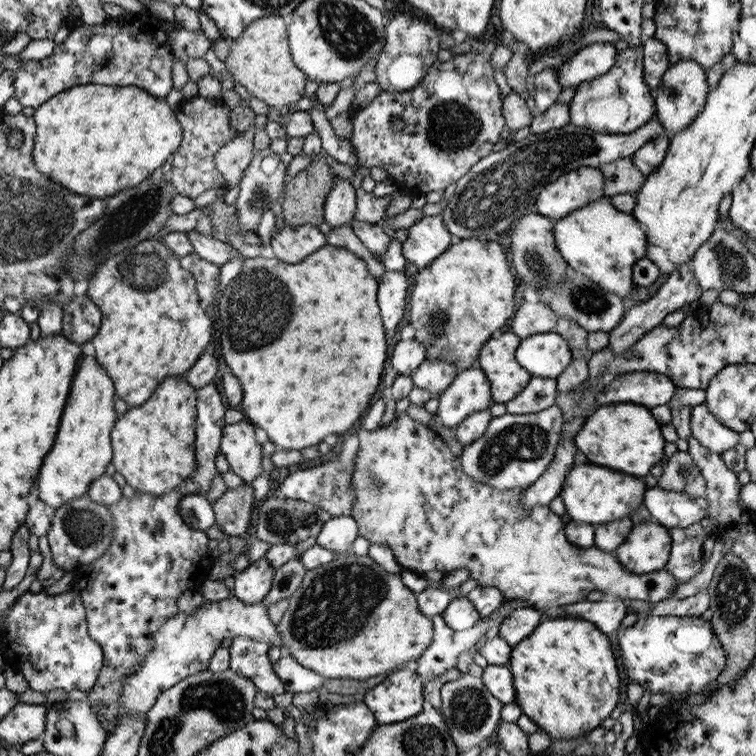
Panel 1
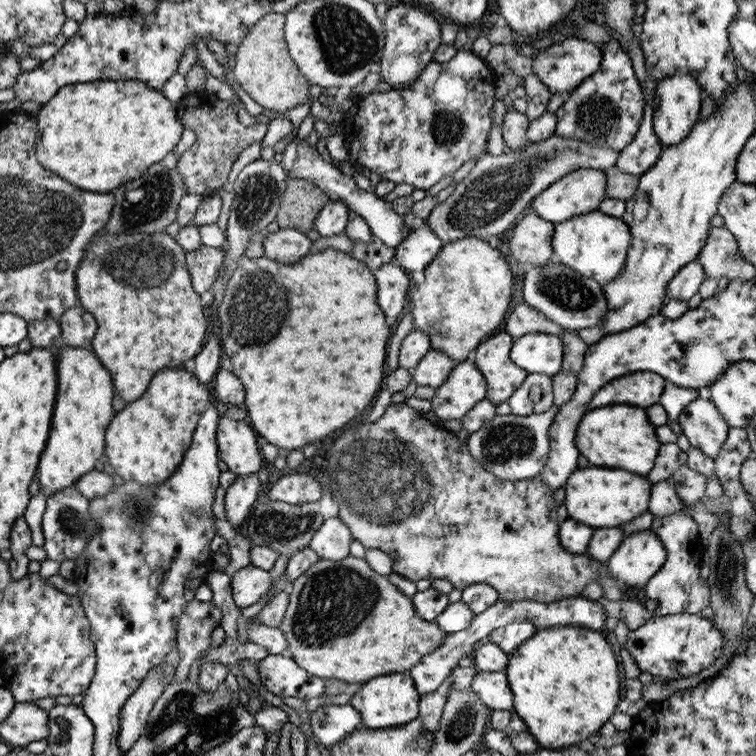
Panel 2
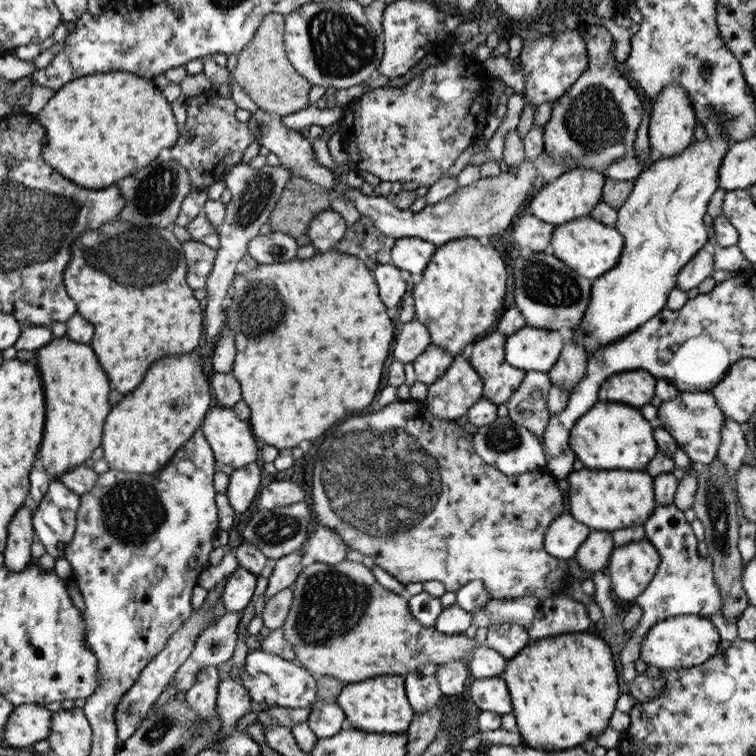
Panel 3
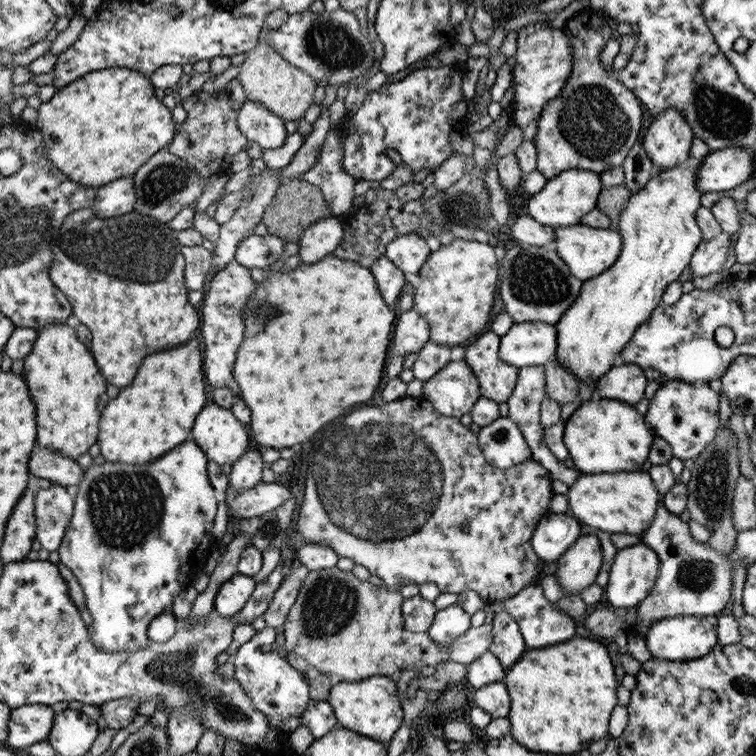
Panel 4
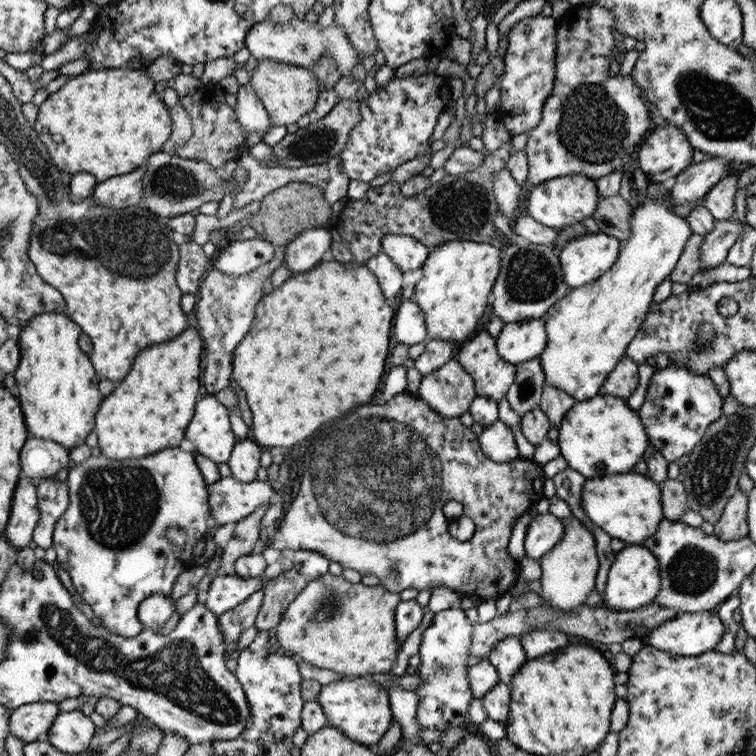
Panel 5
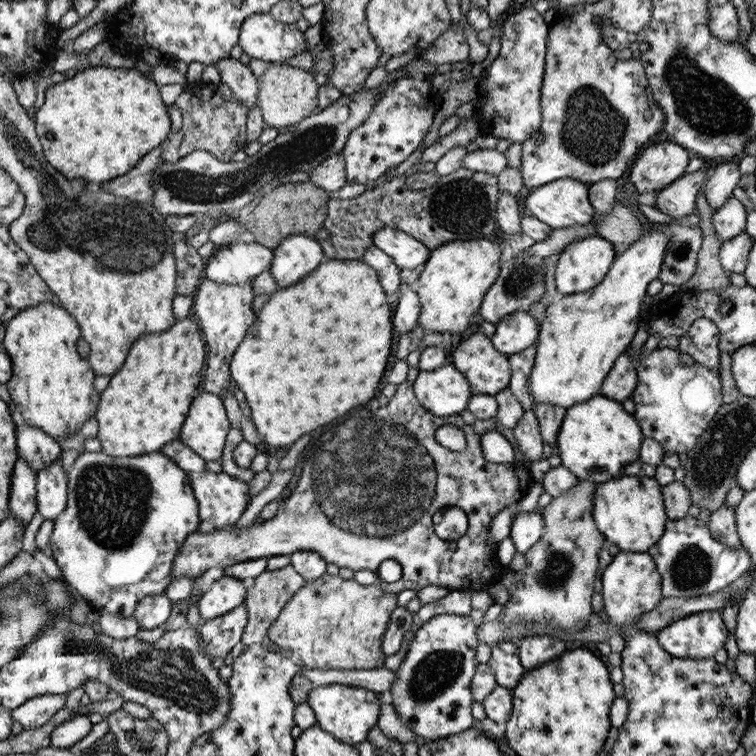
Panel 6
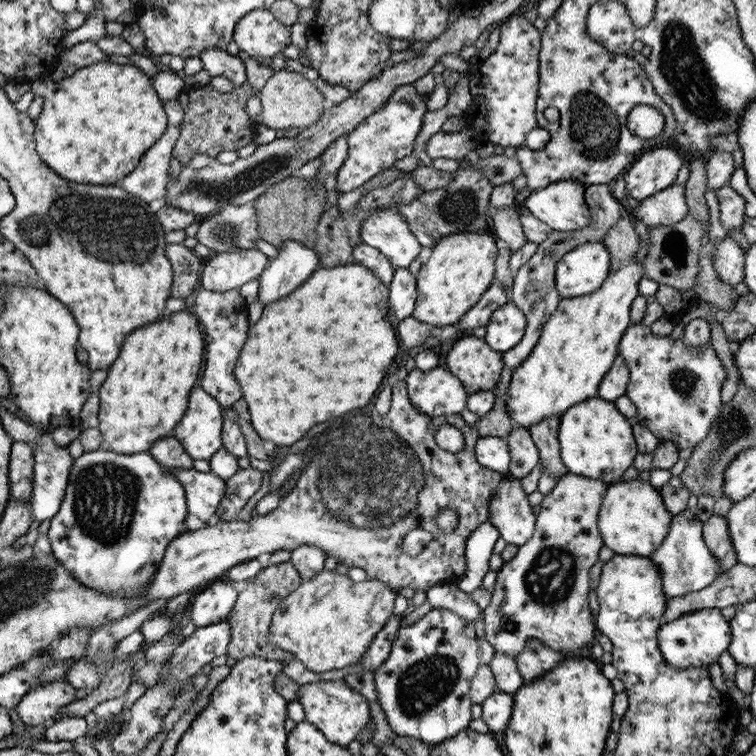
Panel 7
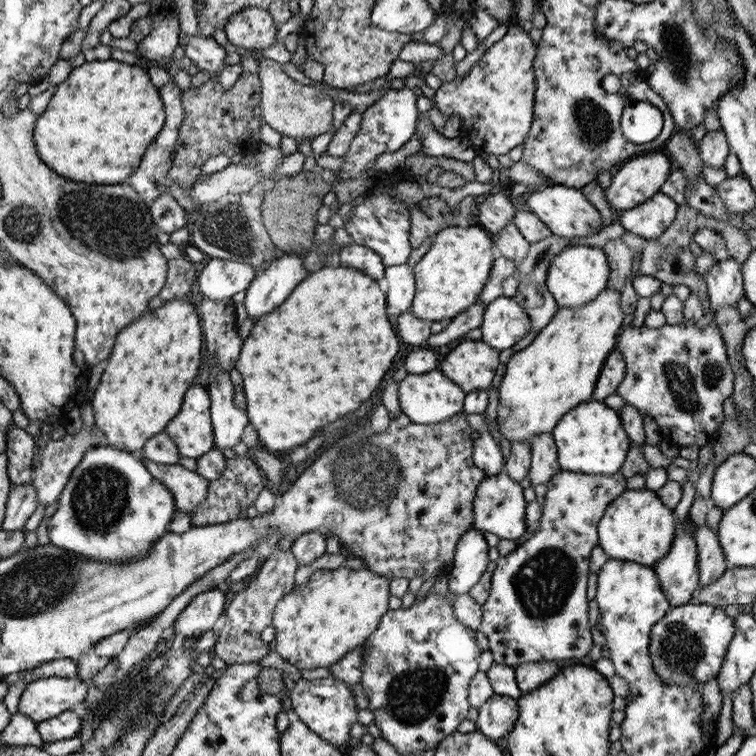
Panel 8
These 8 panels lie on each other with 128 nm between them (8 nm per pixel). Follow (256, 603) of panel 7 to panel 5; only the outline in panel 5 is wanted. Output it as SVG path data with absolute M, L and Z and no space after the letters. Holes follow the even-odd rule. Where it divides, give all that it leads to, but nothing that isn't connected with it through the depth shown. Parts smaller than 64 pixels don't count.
M293 568L280 576L263 580L264 598L255 622L258 632L269 631L280 624L284 611L306 587L307 581L307 577Z

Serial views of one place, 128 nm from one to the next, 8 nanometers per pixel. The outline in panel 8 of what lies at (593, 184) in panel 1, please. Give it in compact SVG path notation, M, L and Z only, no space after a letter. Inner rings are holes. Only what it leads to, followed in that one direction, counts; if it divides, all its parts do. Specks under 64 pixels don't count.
M554 185L536 189L536 193L529 197L527 205L551 230L551 233L559 237L571 239L575 236L592 236L603 226L601 212L586 199L586 196L584 196L580 189L573 187Z

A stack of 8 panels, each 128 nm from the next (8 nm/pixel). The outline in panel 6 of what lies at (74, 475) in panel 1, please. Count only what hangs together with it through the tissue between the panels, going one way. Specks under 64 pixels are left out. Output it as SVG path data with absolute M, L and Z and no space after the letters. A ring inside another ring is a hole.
M42 303L20 312L5 323L5 328L5 340L1 346L13 361L13 375L6 386L24 422L38 427L55 440L80 432L84 422L96 414L101 394L95 390L93 384L97 373L76 352L76 342L80 340L80 328L76 324L76 318L60 304Z

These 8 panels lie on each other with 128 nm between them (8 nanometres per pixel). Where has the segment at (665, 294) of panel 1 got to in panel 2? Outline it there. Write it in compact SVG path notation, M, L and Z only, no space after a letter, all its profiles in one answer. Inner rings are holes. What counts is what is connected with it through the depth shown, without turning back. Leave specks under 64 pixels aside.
M693 261L685 264L669 282L667 298L665 298L664 303L667 303L670 299L688 302L698 292L698 288L705 278L706 273L700 263Z

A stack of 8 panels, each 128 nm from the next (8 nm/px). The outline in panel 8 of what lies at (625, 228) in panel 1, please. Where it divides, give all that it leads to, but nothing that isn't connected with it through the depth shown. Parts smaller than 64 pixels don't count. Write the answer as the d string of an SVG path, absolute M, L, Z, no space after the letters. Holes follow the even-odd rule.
M571 246L562 250L546 271L546 286L561 307L582 307L607 288L610 267L602 249L592 246Z

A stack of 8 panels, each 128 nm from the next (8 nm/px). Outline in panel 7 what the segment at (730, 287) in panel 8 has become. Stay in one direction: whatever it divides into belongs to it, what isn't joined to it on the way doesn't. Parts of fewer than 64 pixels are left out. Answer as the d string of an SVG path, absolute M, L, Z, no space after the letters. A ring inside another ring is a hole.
M726 236L715 252L714 267L718 278L732 287L744 280L746 251L740 246L737 240Z

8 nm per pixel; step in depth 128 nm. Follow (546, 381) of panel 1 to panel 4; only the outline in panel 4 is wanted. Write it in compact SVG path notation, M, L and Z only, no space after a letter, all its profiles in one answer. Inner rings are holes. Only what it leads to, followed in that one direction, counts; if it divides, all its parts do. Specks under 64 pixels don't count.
M543 366L522 367L518 369L518 380L514 392L507 400L509 406L509 417L518 425L522 431L527 445L530 447L532 456L536 462L539 462L551 474L552 480L562 480L568 487L574 484L574 481L580 476L581 472L570 472L570 468L566 467L562 461L558 460L550 449L546 446L543 439L545 429L540 422L541 404L545 399L545 368Z

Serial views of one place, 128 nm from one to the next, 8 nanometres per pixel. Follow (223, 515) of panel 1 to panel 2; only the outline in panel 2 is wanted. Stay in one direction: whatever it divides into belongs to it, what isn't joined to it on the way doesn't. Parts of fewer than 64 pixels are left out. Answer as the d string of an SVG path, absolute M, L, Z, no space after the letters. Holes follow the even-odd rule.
M256 473L248 476L237 475L232 486L225 489L225 509L228 522L239 529L250 514L254 502L261 492L261 482Z

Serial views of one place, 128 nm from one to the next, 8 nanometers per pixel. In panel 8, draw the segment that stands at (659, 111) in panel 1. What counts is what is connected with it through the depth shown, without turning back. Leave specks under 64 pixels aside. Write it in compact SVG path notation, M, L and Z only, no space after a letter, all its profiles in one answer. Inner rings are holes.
M662 149L624 162L613 171L607 203L614 212L627 211L652 199L670 176L670 165Z

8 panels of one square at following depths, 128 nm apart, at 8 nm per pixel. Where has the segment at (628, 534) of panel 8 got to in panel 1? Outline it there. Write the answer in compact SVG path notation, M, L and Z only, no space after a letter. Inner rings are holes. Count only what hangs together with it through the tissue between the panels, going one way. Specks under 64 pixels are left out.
M575 464L567 472L559 496L565 504L565 512L572 521L595 526L631 514L643 503L647 489L648 487L641 477L634 478L634 476L614 472L614 470L608 470L608 468L600 468L600 466Z

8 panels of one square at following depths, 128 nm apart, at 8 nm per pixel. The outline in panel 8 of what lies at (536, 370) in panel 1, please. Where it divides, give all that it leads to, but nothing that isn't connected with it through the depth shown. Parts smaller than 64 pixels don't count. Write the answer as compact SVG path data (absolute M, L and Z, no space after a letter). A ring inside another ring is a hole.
M502 294L485 306L481 340L499 352L508 350L531 331L531 326L530 317L516 299Z

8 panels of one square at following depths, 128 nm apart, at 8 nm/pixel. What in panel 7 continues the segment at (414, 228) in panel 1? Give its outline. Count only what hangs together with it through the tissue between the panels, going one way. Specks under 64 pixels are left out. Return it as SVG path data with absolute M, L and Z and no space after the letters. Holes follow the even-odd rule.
M378 209L362 219L359 235L394 267L409 268L423 250L402 213L392 209Z

